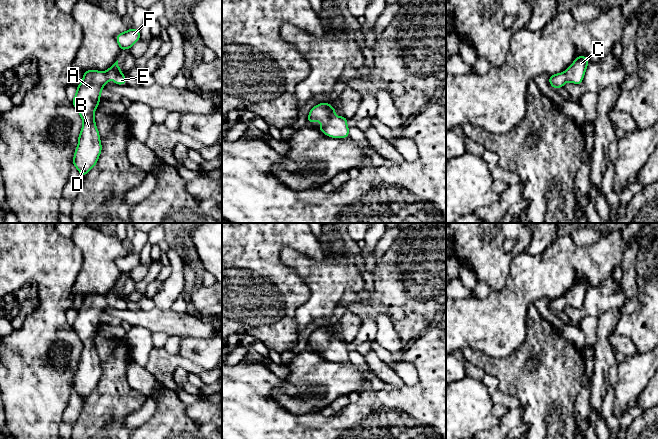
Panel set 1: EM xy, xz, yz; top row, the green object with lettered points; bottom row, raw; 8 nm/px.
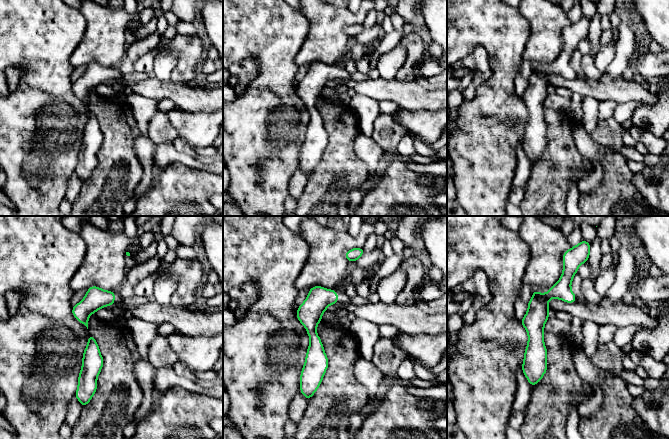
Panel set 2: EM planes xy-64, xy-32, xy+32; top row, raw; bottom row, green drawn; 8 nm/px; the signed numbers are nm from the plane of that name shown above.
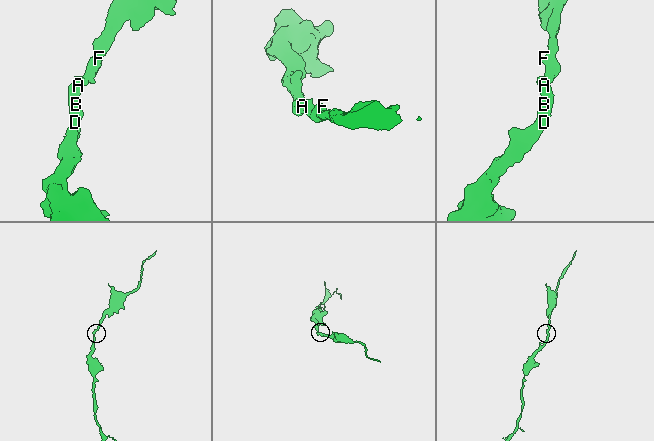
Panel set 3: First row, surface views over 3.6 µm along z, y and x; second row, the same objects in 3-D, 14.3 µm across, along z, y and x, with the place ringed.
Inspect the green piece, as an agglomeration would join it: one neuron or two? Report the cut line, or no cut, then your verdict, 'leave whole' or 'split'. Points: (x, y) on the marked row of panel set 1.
no cut | leave whole

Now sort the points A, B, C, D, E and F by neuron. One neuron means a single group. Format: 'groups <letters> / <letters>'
groups A B C D E F

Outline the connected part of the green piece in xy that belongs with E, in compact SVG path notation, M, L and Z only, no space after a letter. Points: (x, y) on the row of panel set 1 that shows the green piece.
M118 60L105 72L85 71L82 82L77 86L77 92L72 100L83 120L73 165L83 177L96 165L102 151L94 112L100 102L102 89L111 78L114 84L124 85L126 82L126 77L118 66Z

